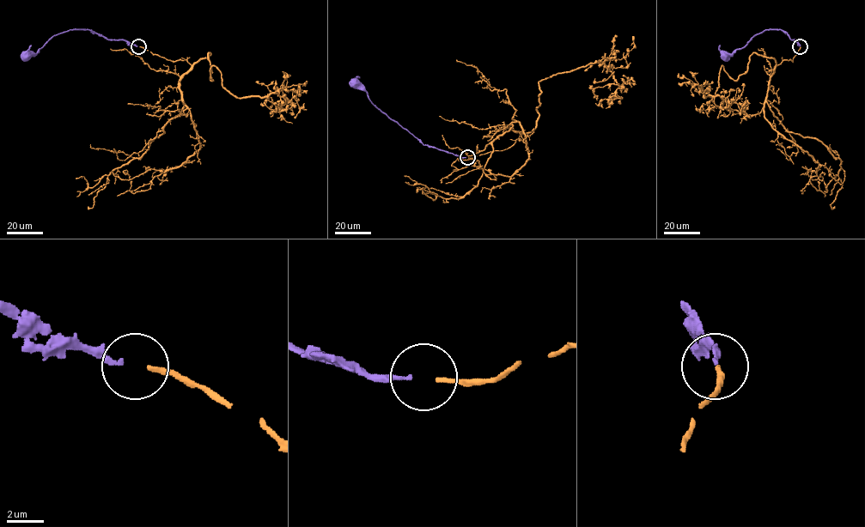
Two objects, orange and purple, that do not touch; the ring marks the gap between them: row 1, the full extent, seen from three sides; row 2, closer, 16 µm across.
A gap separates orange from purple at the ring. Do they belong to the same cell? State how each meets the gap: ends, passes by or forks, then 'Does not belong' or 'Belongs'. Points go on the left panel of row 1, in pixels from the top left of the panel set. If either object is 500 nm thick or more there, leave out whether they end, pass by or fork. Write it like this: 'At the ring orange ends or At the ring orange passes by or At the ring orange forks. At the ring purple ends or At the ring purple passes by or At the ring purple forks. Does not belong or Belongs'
At the ring orange ends. At the ring purple ends. Does not belong

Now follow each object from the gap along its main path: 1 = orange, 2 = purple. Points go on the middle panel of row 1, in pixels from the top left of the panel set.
1: (468, 157), (510, 147), (520, 134), (535, 128), (542, 80), (602, 63), (620, 87), (596, 87), (597, 100)
2: (466, 157), (424, 145), (382, 112), (363, 89), (356, 88), (354, 84)

